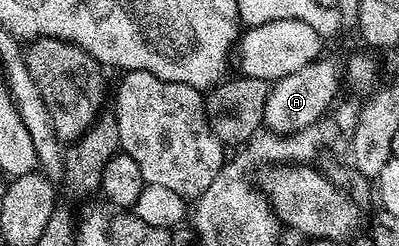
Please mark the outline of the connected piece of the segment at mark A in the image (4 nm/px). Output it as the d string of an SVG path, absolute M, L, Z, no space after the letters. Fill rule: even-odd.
M322 55L305 67L294 71L285 78L272 82L267 95L264 128L270 133L291 137L304 129L314 128L325 112L334 108L341 89L342 66L337 66L328 55ZM334 100L334 101L333 101Z

